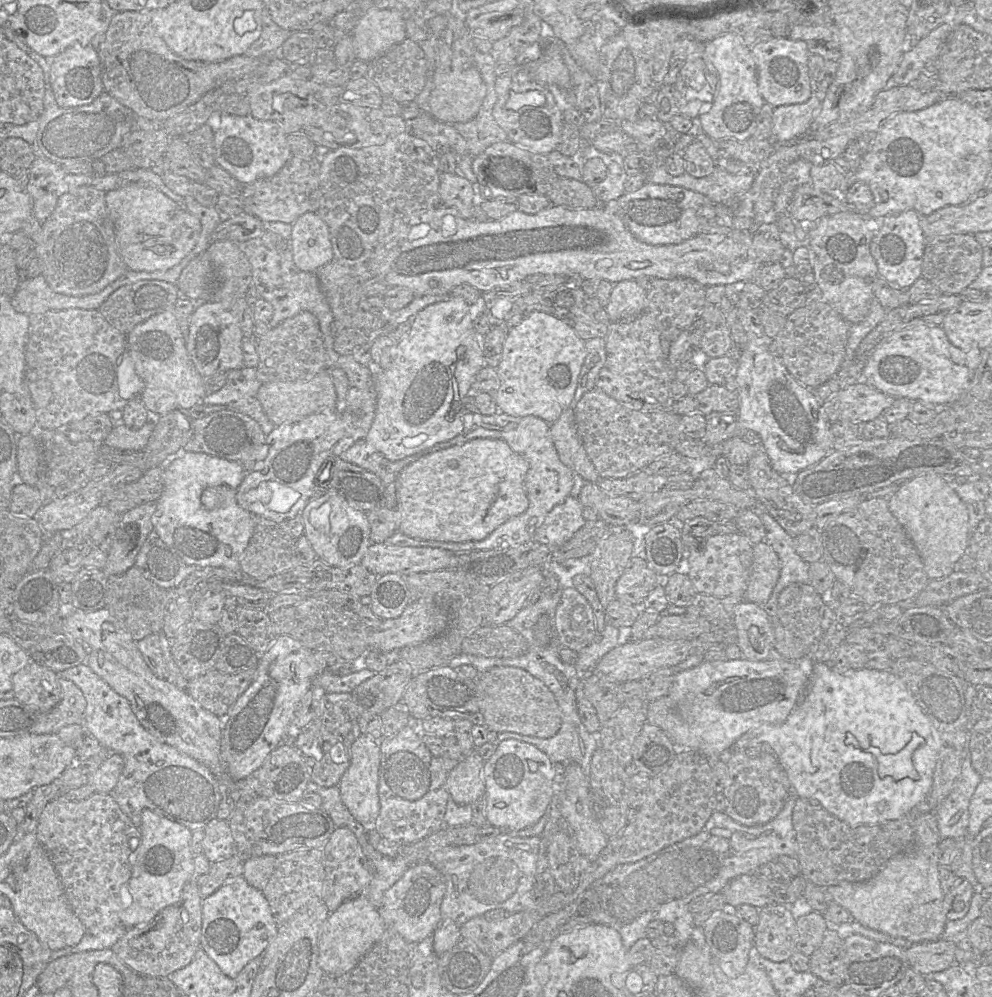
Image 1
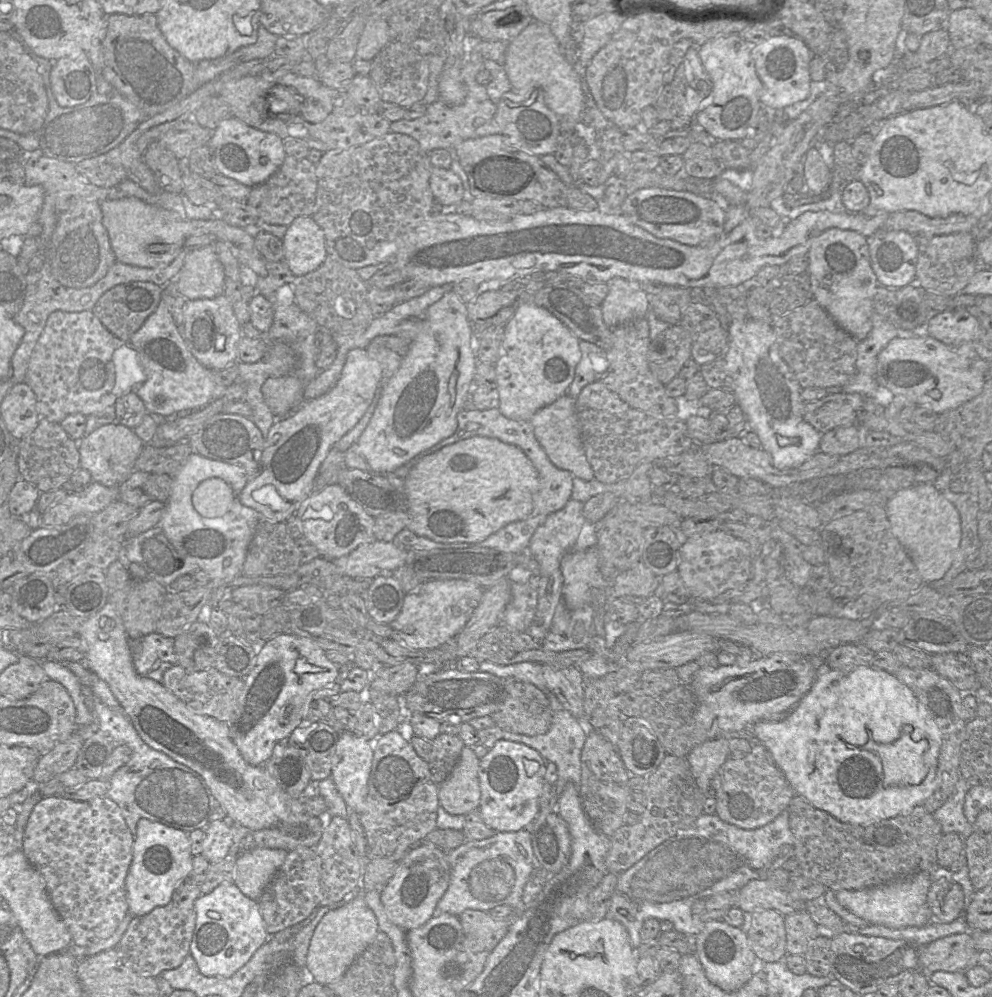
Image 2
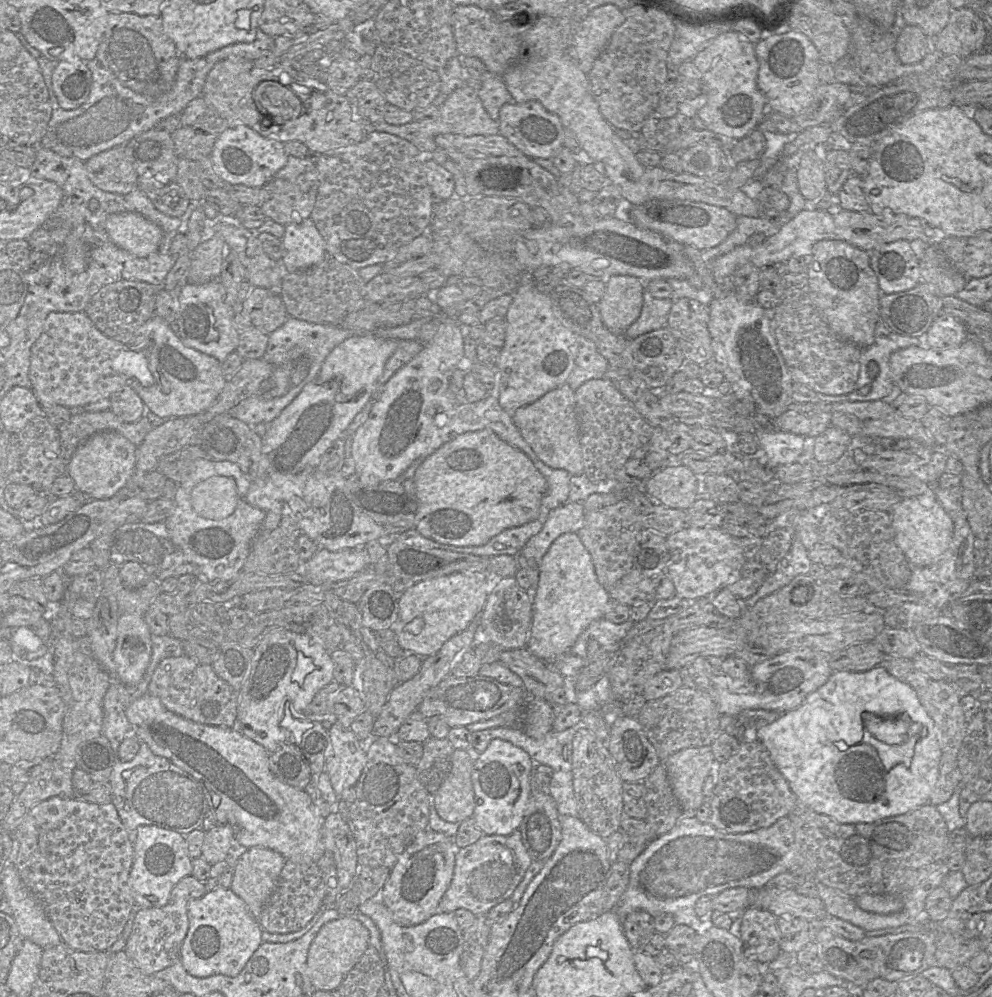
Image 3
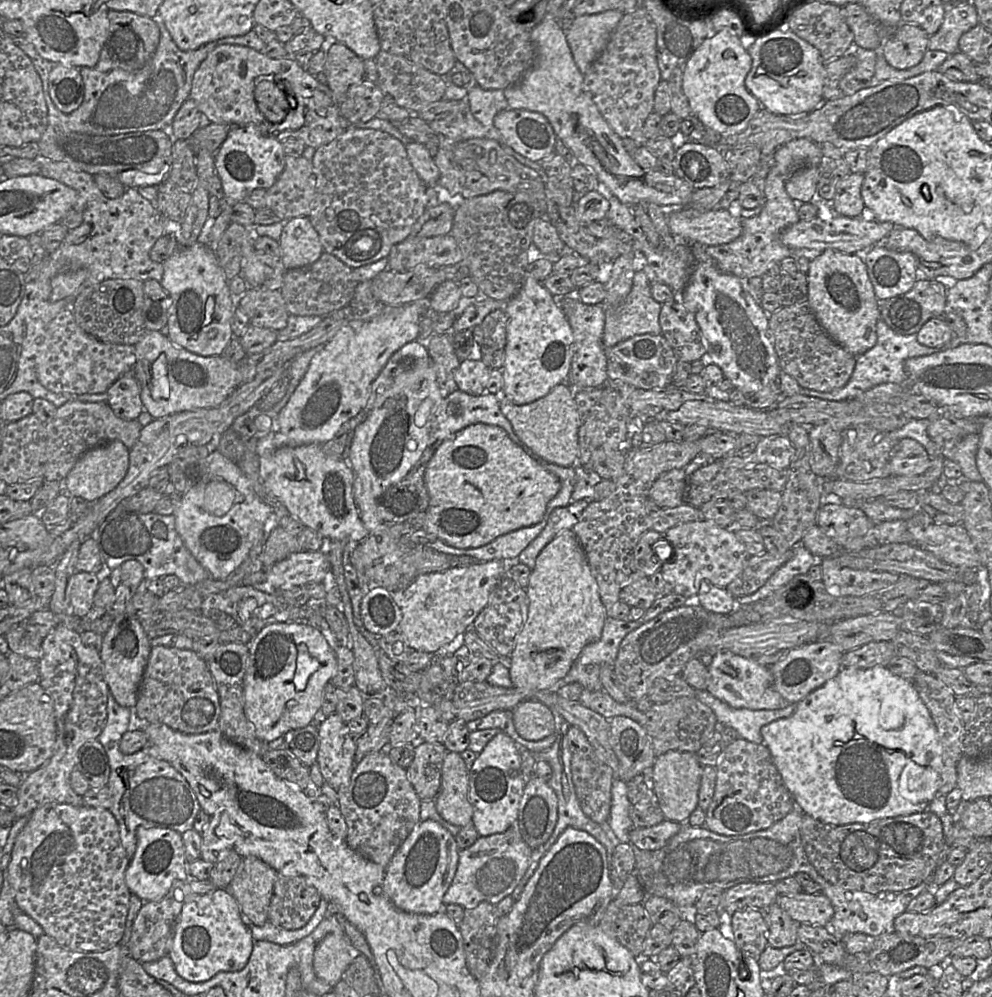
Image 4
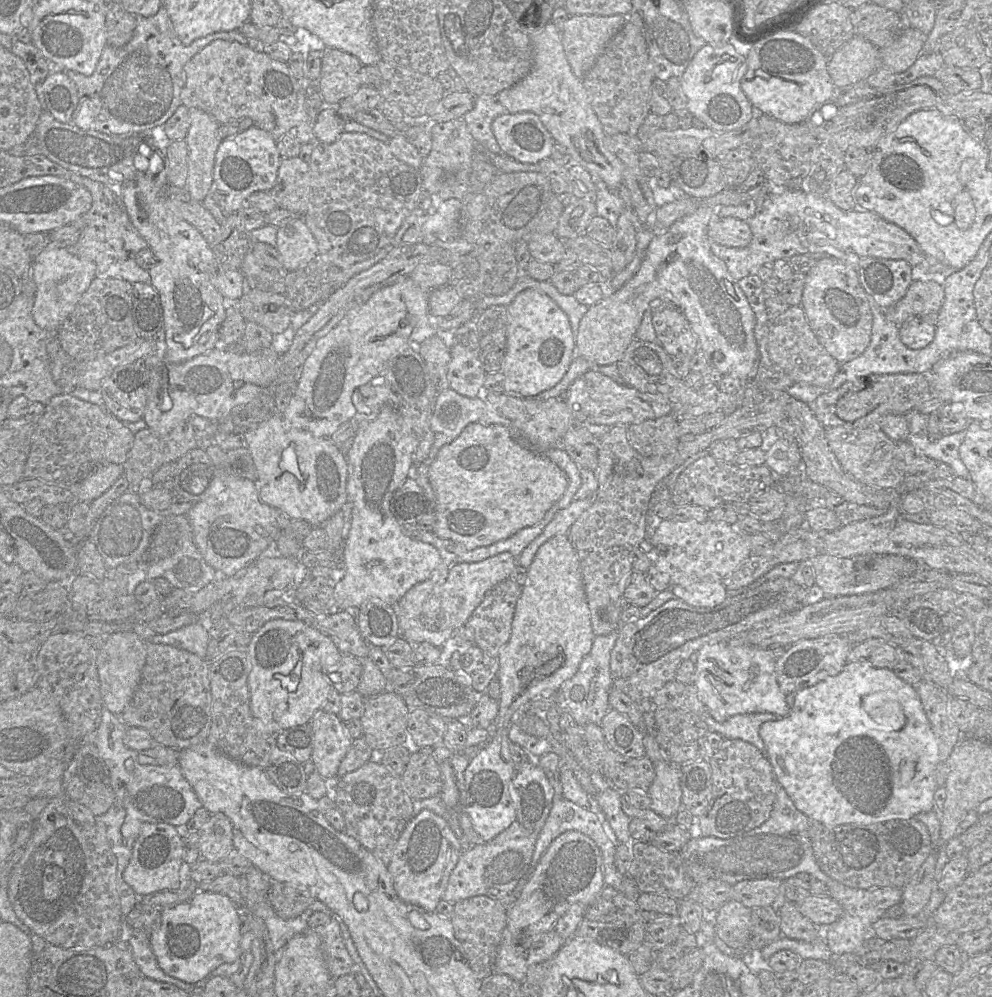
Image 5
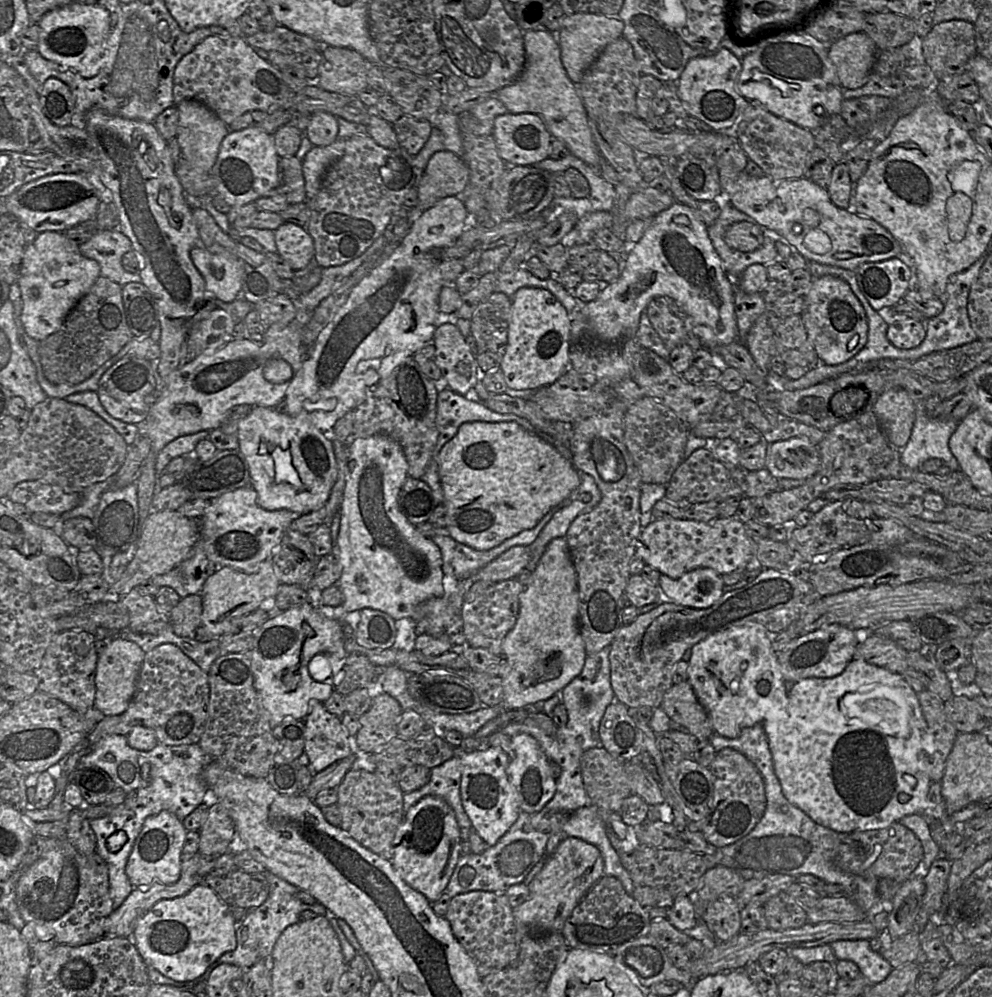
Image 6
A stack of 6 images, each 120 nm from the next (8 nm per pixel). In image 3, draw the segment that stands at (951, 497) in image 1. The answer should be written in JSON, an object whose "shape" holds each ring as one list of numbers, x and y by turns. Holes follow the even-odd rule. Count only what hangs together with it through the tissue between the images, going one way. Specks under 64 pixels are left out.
{"shape":[[928,496,903,498,893,507,890,516,895,542,912,567,925,567,937,563,949,548,954,524,937,499]]}

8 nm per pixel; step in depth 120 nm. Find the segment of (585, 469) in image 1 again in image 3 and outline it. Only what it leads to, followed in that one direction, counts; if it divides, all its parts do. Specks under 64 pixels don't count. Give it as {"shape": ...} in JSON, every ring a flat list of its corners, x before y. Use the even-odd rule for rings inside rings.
{"shape":[[568,383,549,391,537,401,512,413,514,424,539,459,551,468,563,469,572,476,584,473,575,391]]}

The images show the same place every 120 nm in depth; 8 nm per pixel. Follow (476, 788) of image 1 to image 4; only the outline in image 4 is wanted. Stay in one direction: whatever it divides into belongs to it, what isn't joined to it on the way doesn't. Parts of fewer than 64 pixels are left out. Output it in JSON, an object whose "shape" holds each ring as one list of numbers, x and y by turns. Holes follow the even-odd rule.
{"shape":[[446,752,441,786,434,799,438,814,460,828,472,824,473,806,469,798,469,771,460,753]]}

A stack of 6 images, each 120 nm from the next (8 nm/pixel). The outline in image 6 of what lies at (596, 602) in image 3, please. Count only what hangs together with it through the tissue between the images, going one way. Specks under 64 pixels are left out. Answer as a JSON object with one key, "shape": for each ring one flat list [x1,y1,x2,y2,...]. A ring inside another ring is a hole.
{"shape":[[559,537,549,542,532,572,530,583,520,594,516,623,502,644,503,708,530,708,559,694,581,673,586,656,579,630,577,574,568,543]]}

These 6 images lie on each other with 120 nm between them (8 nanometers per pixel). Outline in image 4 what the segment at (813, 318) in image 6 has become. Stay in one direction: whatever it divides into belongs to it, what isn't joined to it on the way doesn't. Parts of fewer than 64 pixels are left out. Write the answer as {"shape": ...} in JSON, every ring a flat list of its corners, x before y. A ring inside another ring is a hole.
{"shape":[[826,249,811,260,807,282,807,306,831,338,854,356,864,354,875,346,876,324,880,319,879,301,861,258]]}

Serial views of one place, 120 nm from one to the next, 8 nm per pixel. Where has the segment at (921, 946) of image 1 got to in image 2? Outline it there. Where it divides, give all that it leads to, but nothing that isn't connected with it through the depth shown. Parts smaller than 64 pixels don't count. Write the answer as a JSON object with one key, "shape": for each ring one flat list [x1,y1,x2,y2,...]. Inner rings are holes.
{"shape":[[970,932,949,935,937,939,923,948,922,974,926,977,937,971,964,972,968,962,976,954,976,946]]}

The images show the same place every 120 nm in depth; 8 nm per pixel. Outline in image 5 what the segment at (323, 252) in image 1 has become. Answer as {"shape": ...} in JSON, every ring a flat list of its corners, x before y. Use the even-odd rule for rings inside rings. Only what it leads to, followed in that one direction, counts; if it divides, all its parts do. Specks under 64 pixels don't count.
{"shape":[[301,217,277,229,276,249,285,272,304,268,318,254,317,241]]}

